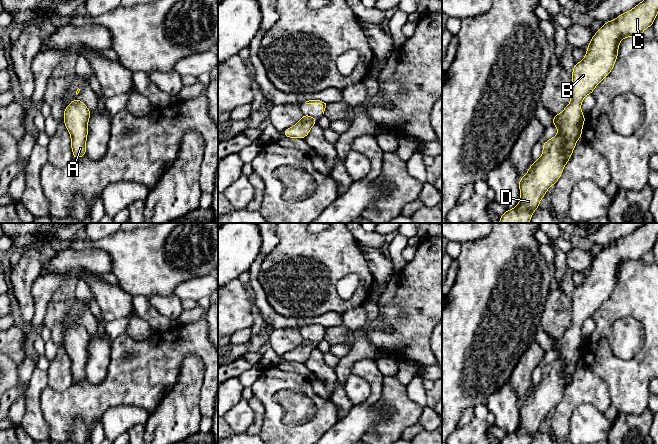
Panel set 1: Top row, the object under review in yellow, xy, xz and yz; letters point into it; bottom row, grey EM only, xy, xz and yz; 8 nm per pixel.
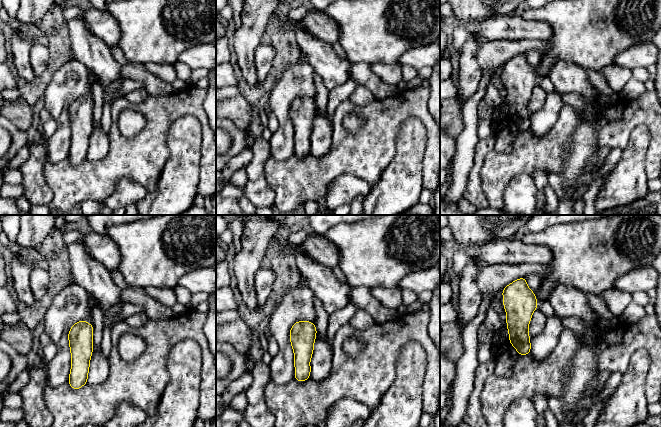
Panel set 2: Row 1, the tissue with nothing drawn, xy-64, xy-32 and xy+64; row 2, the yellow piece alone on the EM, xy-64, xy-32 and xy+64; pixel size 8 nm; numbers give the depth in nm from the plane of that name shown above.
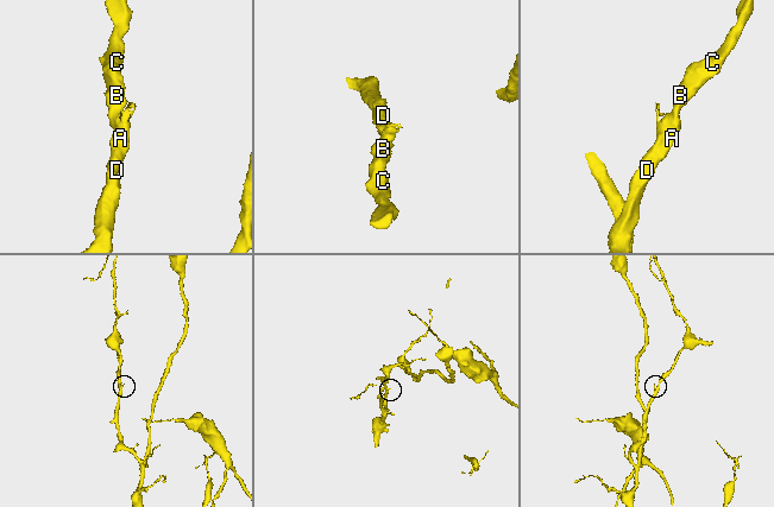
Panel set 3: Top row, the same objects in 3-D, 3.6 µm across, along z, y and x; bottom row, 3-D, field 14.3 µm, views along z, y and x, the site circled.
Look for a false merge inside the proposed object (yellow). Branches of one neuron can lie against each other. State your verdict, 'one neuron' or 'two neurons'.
one neuron

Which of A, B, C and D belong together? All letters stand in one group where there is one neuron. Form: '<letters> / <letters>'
A B C D

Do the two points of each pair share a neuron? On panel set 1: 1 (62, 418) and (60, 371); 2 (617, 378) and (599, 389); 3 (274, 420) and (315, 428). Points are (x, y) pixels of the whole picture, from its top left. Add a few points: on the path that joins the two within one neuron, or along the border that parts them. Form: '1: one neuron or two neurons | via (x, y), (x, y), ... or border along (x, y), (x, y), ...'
1: two neurons | border along (73, 382), (63, 390), (53, 390), (47, 386)
2: two neurons | border along (589, 368), (605, 383), (611, 405)
3: one neuron | via (284, 430), (305, 431)

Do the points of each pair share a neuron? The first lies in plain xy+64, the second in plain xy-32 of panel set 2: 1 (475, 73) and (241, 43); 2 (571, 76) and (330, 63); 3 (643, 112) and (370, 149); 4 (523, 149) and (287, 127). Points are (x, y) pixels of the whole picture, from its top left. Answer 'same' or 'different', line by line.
1: same
2: same
3: same
4: different

